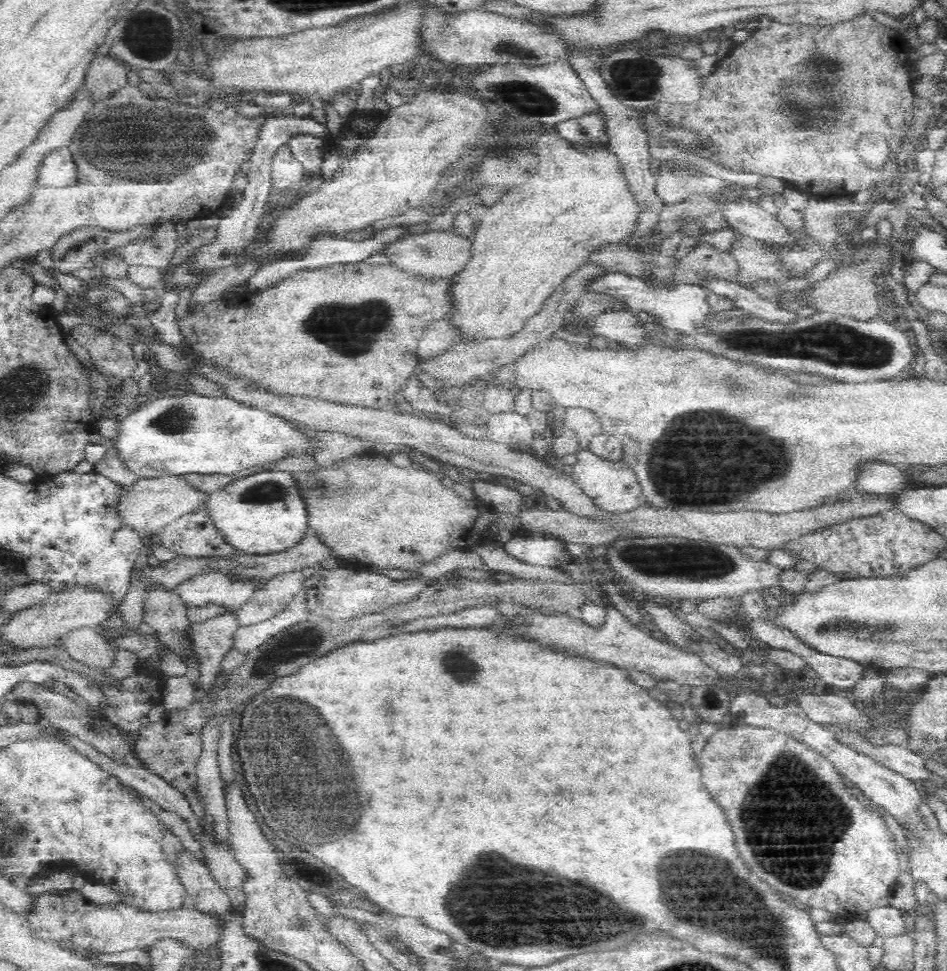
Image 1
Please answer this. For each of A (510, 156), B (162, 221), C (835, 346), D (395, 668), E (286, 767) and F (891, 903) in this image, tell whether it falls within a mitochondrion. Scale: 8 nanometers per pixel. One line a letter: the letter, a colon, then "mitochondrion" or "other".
A: mitochondrion
B: other
C: mitochondrion
D: other
E: mitochondrion
F: other

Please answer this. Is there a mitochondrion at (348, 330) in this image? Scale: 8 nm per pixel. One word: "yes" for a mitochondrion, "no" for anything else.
yes

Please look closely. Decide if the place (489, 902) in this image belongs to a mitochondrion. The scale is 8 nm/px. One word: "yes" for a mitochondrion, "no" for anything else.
yes

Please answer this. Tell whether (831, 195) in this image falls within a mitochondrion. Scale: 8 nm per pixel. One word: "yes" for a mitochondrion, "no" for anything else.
no

